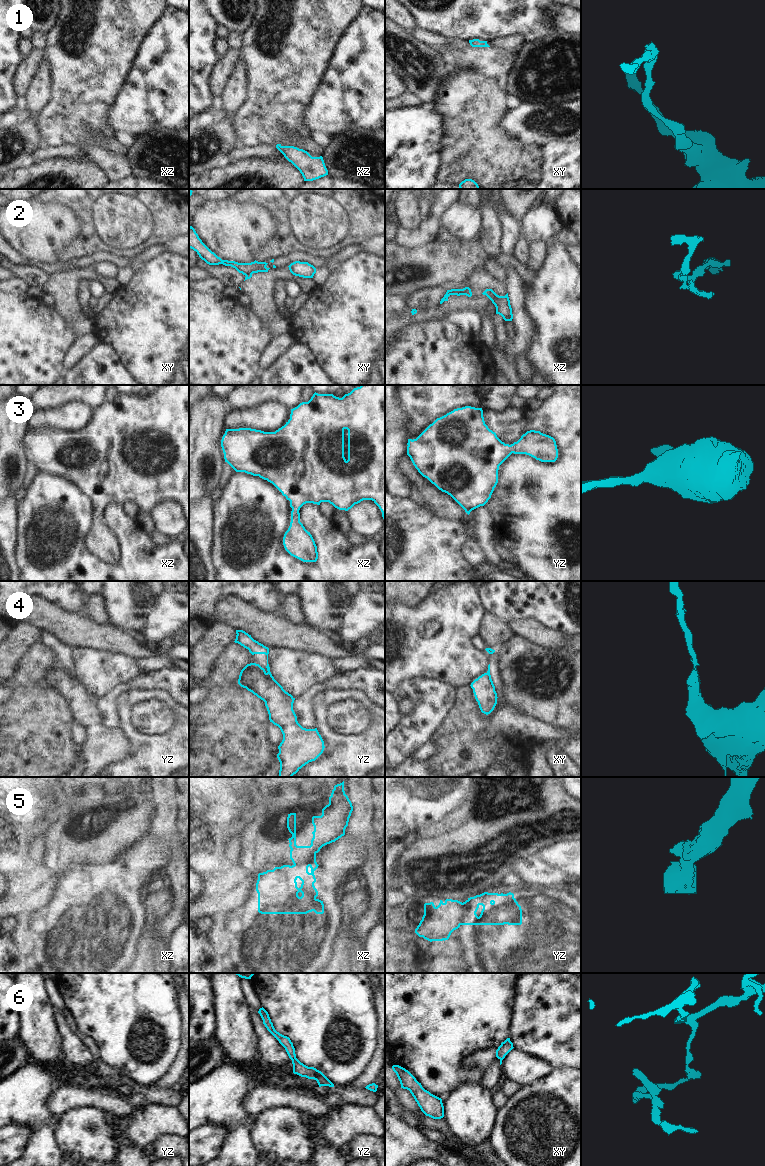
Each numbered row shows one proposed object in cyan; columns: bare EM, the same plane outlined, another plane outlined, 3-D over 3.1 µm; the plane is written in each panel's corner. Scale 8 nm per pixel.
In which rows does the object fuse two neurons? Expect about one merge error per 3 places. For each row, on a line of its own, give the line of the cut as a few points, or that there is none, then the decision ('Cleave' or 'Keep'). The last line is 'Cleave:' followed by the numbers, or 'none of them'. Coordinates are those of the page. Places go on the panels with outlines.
1: No split. Keep
2: Split along xy (251, 274), (246, 276). Cleave
3: No split. Keep
4: Split along yz (265, 673), (275, 681). Cleave
5: Split along xz (315, 853), (309, 861), (294, 865). Cleave
6: No split. Keep
Cleave: 2, 4, 5

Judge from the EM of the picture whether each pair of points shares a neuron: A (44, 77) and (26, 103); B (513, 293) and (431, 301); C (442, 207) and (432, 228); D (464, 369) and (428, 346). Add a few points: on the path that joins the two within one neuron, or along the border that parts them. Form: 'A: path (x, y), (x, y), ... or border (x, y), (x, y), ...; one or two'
A: path (42, 83), (40, 89), (32, 97); one
B: border (505, 283), (507, 292); two
C: path (438, 212), (438, 216), (433, 223); one
D: path (455, 369), (451, 369), (437, 355); one

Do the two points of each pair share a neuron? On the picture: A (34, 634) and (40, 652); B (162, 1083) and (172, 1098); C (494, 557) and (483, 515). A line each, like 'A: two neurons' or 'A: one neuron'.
A: two neurons
B: two neurons
C: one neuron

